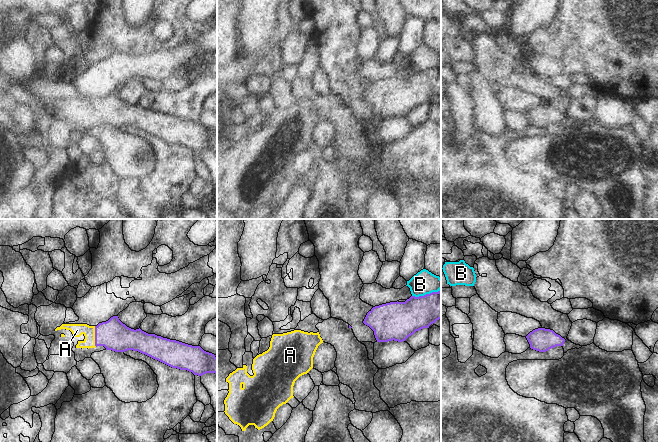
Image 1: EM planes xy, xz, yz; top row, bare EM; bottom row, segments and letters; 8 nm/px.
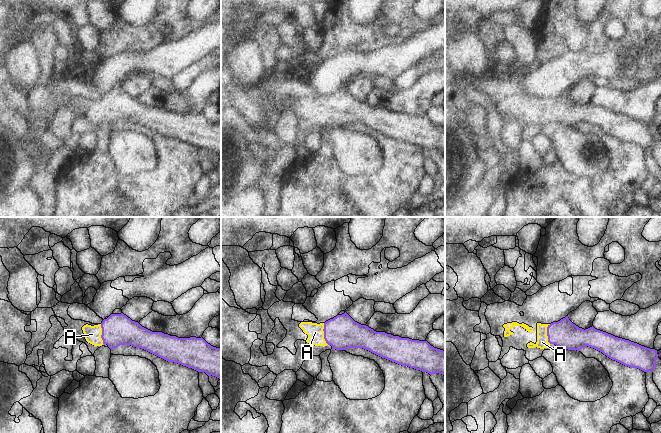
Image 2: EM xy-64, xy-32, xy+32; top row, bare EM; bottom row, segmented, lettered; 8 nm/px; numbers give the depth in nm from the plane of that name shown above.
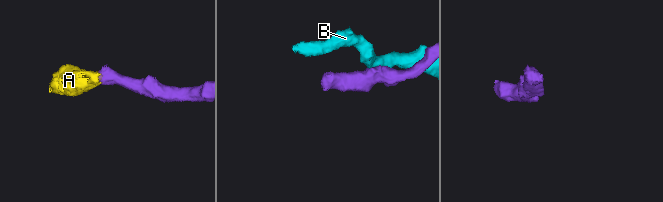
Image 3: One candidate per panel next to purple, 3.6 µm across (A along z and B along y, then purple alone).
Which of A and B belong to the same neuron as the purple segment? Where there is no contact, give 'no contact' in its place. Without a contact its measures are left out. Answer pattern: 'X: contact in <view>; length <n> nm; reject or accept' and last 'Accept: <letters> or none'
A: contact in xy; length 170 nm; accept
B: contact in xz; length 220 nm; reject
Accept: A

